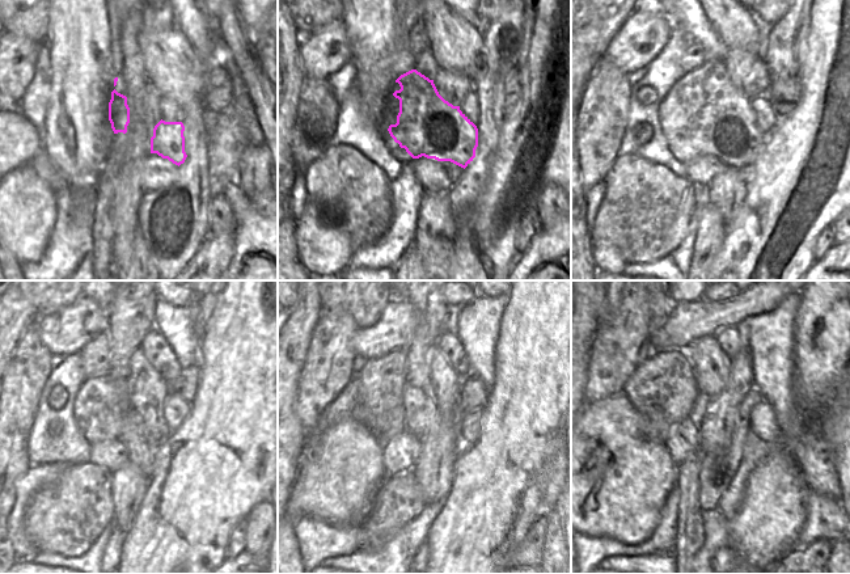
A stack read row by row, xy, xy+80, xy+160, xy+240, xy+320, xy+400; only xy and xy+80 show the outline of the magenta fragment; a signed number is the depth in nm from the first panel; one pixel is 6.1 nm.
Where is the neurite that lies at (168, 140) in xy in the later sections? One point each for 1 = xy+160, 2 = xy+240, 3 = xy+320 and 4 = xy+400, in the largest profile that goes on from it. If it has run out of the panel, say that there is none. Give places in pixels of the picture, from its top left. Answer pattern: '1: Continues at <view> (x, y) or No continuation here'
1: Continues at xy+160 (724, 127)
2: Continues at xy+240 (146, 391)
3: Continues at xy+320 (447, 384)
4: Continues at xy+400 (713, 366)

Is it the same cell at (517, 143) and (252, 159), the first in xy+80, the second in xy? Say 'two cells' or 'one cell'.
two cells

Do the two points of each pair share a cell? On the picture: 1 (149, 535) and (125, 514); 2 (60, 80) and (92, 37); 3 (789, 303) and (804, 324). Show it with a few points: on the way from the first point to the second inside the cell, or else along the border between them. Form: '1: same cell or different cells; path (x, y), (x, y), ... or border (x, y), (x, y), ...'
1: different cells; border (146, 493), (140, 510), (125, 536)
2: same cell; path (71, 70), (80, 60), (81, 47)
3: different cells; border (803, 294), (803, 300), (795, 317), (794, 344)

